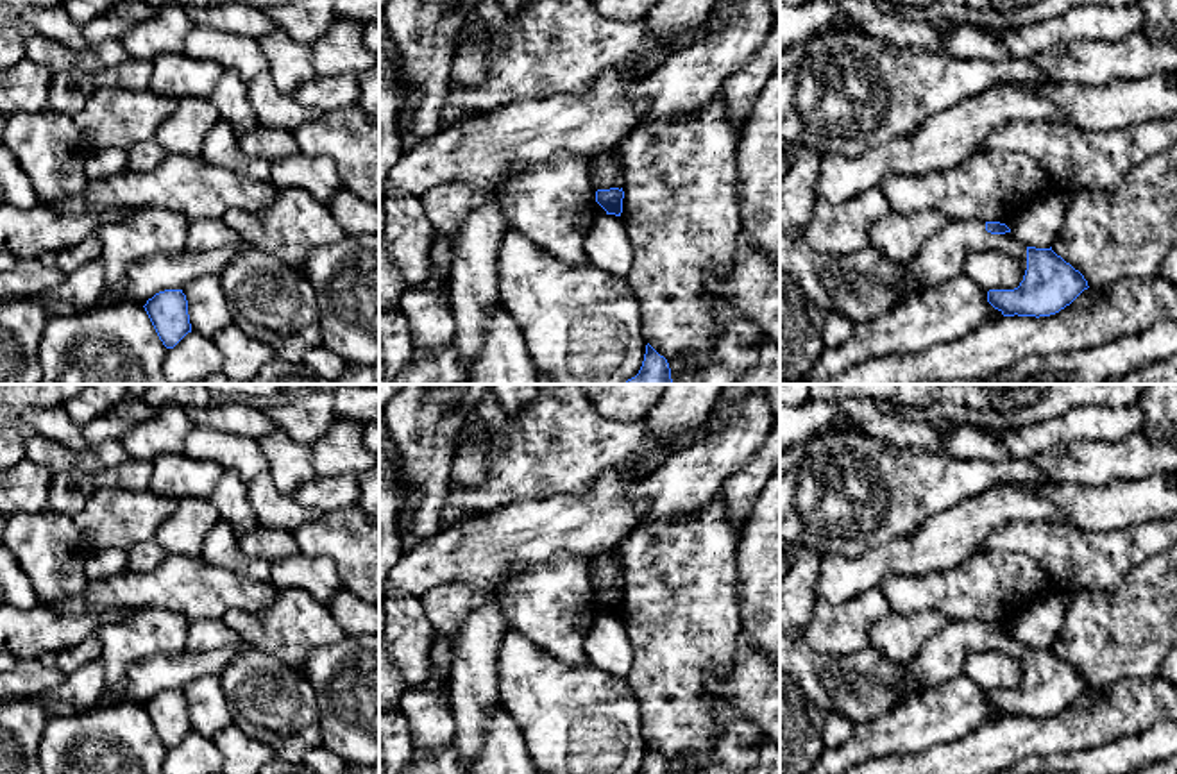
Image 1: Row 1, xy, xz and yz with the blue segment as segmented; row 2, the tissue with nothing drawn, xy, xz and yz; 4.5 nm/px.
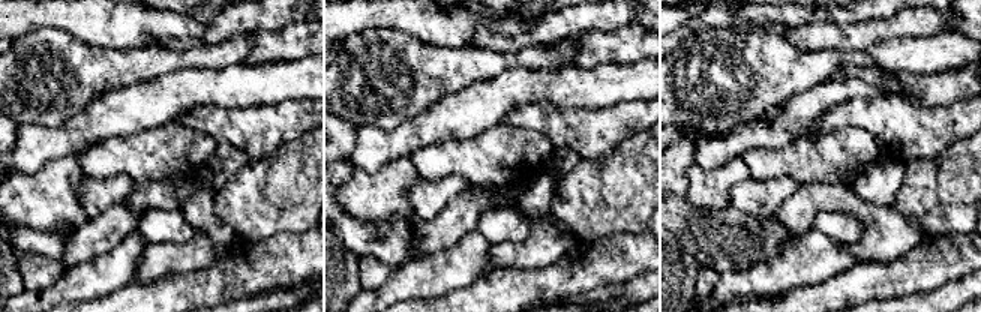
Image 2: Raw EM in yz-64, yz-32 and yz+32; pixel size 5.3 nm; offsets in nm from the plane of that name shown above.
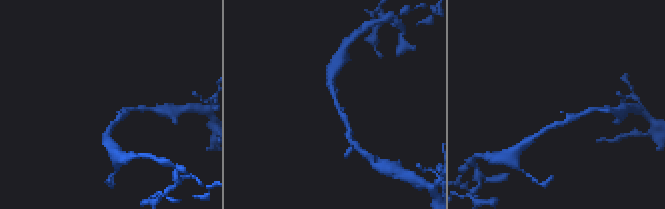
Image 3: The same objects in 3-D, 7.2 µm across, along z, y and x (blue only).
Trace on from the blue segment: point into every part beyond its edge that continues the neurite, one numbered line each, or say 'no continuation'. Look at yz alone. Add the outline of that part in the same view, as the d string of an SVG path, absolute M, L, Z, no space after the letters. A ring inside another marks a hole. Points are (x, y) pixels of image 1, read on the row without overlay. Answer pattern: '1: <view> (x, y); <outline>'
1: yz (941, 658); M950 620L932 636L914 661L907 665L919 685L919 694L941 686L961 674L964 658L973 651L995 649L1011 654L1027 670L1027 647L1012 633L991 635L982 620Z

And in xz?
1: xz (607, 571); M614 549L592 556L588 567L594 590L624 588L624 567Z

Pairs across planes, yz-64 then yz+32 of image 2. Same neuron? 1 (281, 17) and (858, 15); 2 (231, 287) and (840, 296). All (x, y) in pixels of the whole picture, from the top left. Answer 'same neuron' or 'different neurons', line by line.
1: different neurons
2: same neuron

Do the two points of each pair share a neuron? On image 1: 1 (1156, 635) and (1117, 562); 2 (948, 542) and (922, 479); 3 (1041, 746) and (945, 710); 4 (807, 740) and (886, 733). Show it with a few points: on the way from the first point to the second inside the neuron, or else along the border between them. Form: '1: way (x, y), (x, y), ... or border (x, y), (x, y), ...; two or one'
1: border (1158, 555), (1120, 585), (1086, 590); two
2: border (975, 496), (929, 515), (900, 535); two
3: border (1002, 715), (943, 744); two
4: border (827, 751), (821, 755); two

